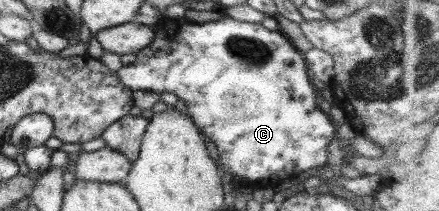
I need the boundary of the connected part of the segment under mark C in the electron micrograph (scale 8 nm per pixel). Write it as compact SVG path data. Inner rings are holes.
M225 16L205 23L190 22L173 36L157 36L157 30L154 32L155 50L151 46L142 48L136 54L136 61L132 65L123 65L116 74L122 84L132 91L175 93L210 145L222 174L237 175L252 183L254 188L272 191L281 182L299 173L328 167L327 146L331 145L338 128L326 113L319 110L319 91L313 85L305 57L280 30L270 31L261 23ZM189 64L190 81L185 80Z

